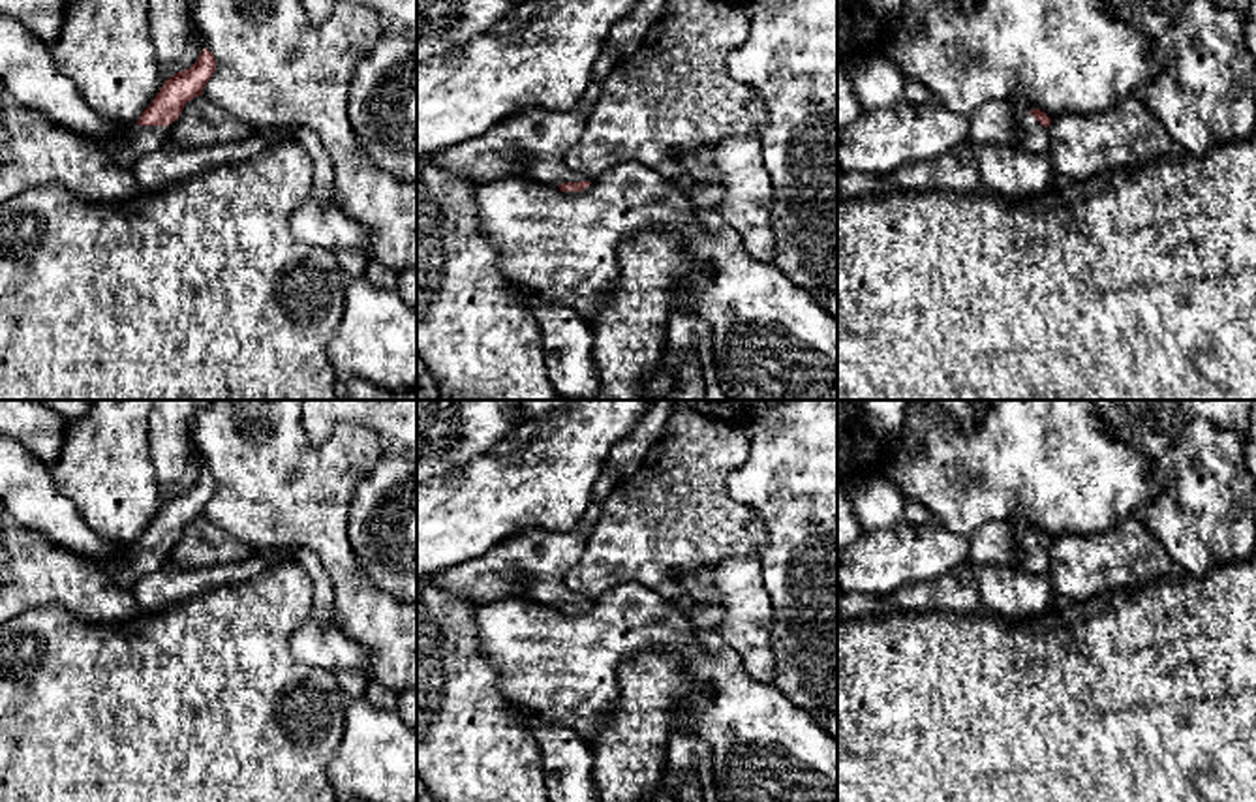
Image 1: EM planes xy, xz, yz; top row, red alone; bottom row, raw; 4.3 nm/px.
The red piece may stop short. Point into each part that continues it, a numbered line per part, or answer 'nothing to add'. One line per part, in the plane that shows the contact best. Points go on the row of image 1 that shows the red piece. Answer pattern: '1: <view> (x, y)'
1: xy (132, 141)

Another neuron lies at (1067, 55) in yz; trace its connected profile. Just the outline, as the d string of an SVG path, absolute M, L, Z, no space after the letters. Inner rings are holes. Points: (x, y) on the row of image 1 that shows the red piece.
M905 0L903 13L881 19L871 53L896 62L905 79L926 85L937 103L952 113L971 113L989 100L1008 100L1021 90L1031 109L1049 118L1063 113L1104 111L1166 66L1170 54L1155 53L1156 39L1125 23L1104 0L980 0L971 13L952 0Z

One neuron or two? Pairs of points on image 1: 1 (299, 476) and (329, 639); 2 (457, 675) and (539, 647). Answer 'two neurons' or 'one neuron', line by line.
1: two neurons
2: two neurons

